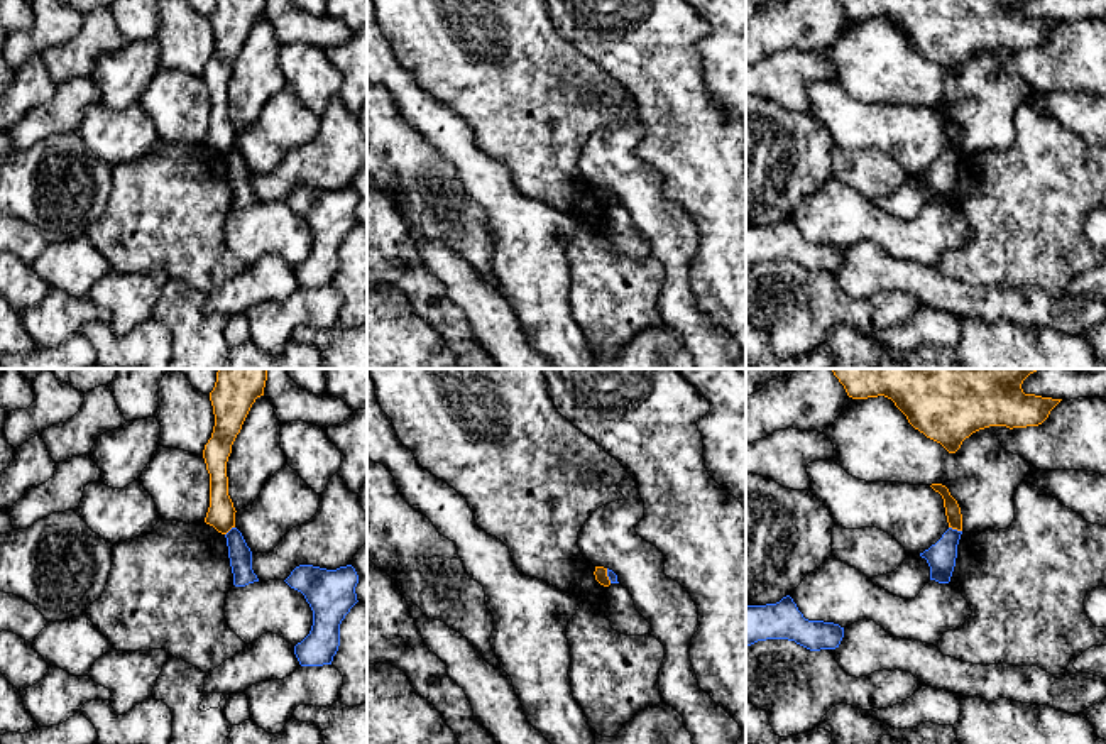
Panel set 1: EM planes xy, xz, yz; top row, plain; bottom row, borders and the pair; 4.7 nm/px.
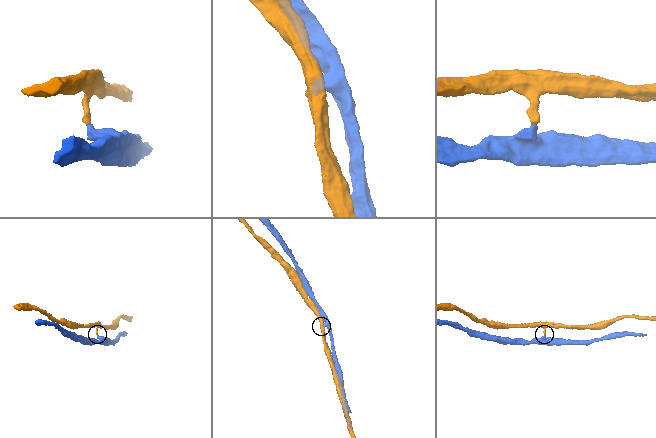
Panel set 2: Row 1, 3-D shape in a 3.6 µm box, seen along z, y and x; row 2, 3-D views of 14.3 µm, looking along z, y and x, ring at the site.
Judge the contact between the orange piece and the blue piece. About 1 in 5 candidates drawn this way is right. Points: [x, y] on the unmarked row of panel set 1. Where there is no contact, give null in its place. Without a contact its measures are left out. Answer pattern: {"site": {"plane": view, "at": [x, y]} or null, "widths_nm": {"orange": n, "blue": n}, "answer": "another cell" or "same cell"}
{"site": {"plane": "yz", "at": [956, 149]}, "widths_nm": {"orange": 80, "blue": 140}, "answer": "another cell"}

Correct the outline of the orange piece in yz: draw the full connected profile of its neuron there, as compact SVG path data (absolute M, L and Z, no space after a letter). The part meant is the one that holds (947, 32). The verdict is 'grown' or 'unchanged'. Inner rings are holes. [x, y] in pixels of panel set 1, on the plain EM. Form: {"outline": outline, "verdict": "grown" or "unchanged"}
{"outline": "M839 0L852 20L884 17L927 59L955 74L972 54L989 47L1027 49L1042 46L1062 22L1025 15L1025 0Z", "verdict": "unchanged"}

